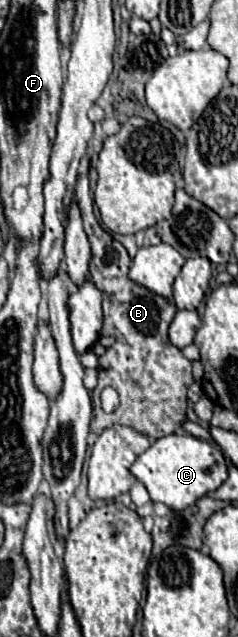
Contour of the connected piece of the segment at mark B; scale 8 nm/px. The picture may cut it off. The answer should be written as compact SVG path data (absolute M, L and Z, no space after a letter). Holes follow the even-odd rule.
M81 175L77 179L75 203L79 205L85 233L91 243L89 263L91 279L95 287L105 295L103 297L105 323L101 335L115 339L107 353L99 357L99 383L91 393L93 399L91 429L95 433L101 433L103 429L115 423L121 423L149 435L151 439L159 439L169 433L181 433L181 421L185 419L187 409L187 373L191 373L191 361L181 353L181 349L171 345L167 339L167 327L177 307L171 301L139 287L127 277L131 259L125 247L119 241L115 241L109 233L105 233L99 221L95 219L87 175ZM107 385L113 387L121 399L119 407L113 413L105 413L101 409L99 395Z

